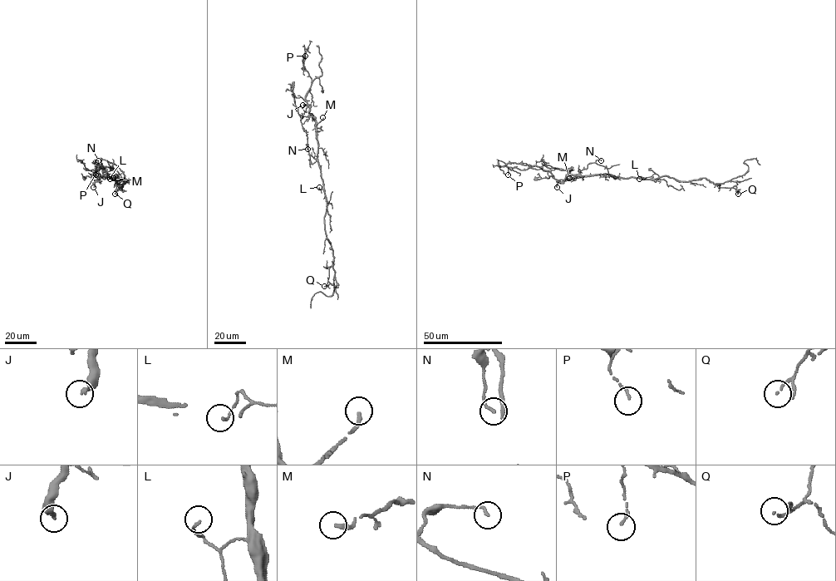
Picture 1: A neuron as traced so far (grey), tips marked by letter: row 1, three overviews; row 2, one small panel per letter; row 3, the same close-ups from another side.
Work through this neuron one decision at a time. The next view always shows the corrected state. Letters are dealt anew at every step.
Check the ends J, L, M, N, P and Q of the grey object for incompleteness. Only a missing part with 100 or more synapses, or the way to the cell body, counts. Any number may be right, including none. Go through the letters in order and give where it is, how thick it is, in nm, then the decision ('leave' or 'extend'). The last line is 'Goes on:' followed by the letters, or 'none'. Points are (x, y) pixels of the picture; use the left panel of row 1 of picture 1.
J: at (93, 187); 260 nm thick; extend
L: at (110, 179); 100 nm thick; leave
M: at (113, 178); 200 nm thick; leave
N: at (98, 160); 130 nm thick; leave
P: at (95, 174); 100 nm thick; leave
Q: at (115, 194); 130 nm thick; leave
Goes on: J

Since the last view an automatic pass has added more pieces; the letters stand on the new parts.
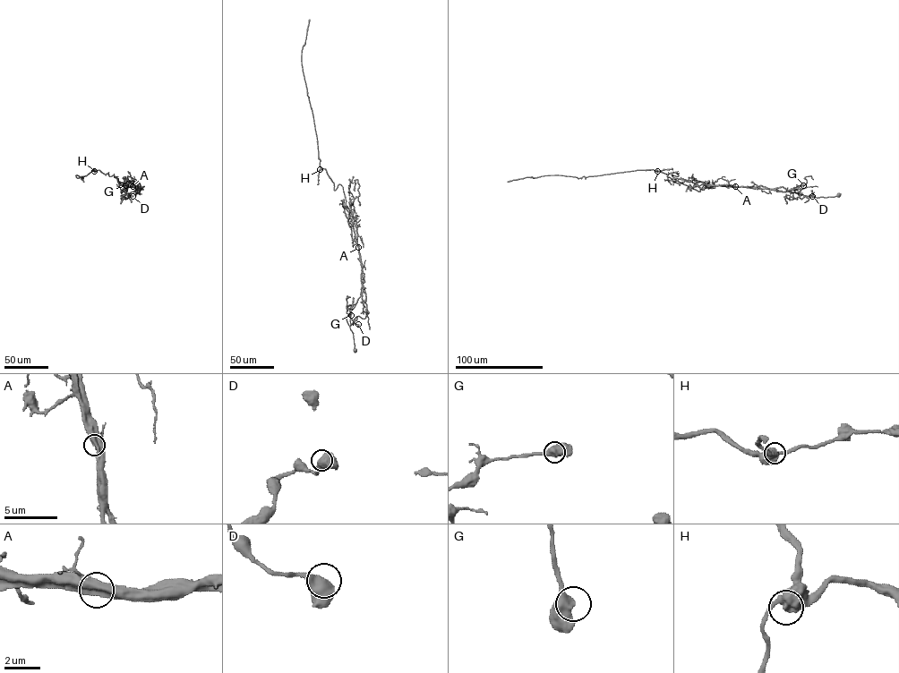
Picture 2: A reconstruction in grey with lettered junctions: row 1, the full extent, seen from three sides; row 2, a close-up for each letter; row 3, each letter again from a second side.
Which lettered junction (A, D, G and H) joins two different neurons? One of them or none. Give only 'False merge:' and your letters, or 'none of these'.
False merge: A

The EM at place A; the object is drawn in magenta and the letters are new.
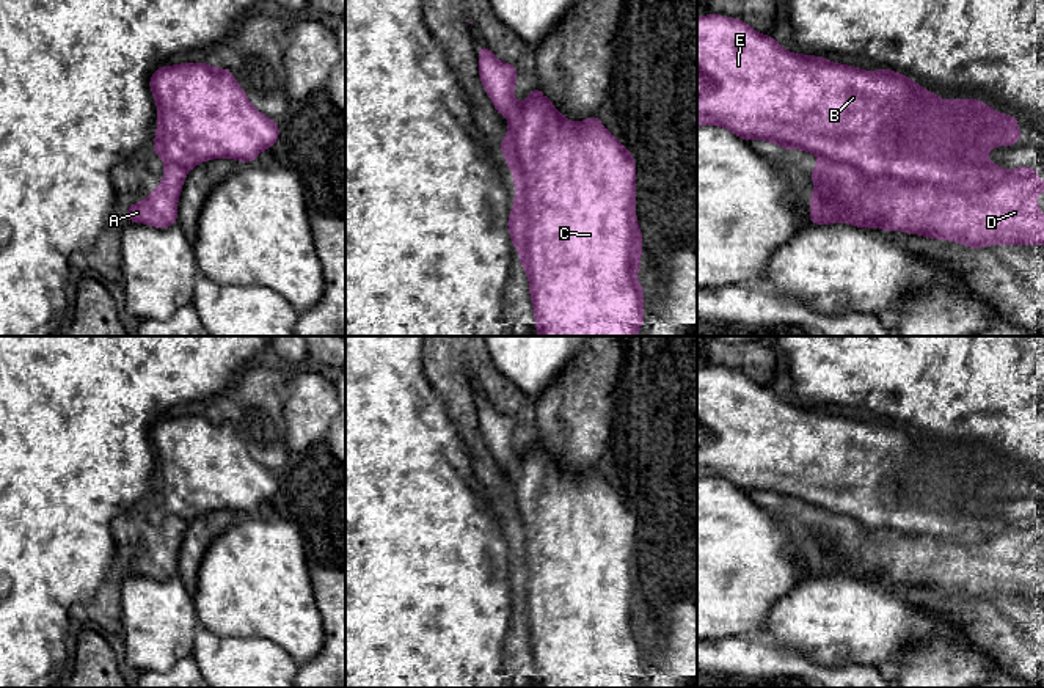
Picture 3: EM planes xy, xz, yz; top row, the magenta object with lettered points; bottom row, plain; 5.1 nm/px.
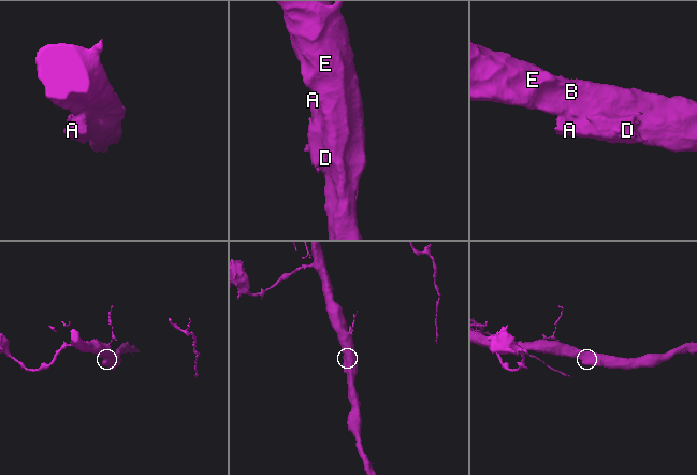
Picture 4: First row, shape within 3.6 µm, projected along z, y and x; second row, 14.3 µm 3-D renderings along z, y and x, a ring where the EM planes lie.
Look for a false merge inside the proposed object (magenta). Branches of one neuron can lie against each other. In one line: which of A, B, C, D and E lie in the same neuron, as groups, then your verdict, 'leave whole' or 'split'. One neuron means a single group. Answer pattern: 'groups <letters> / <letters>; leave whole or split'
groups A D / B C E; split

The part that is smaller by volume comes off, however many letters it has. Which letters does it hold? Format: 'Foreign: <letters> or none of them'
Foreign: A, D

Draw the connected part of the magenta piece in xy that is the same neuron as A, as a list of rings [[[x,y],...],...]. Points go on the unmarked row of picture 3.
[[[154,493],[152,501],[163,512],[163,532],[146,547],[143,554],[130,554],[124,570],[163,581],[177,573],[177,551],[185,528],[198,514],[182,514],[165,495]]]

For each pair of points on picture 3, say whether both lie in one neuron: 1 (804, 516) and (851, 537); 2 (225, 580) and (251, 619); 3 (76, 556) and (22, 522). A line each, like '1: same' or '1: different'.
1: same
2: same
3: same

